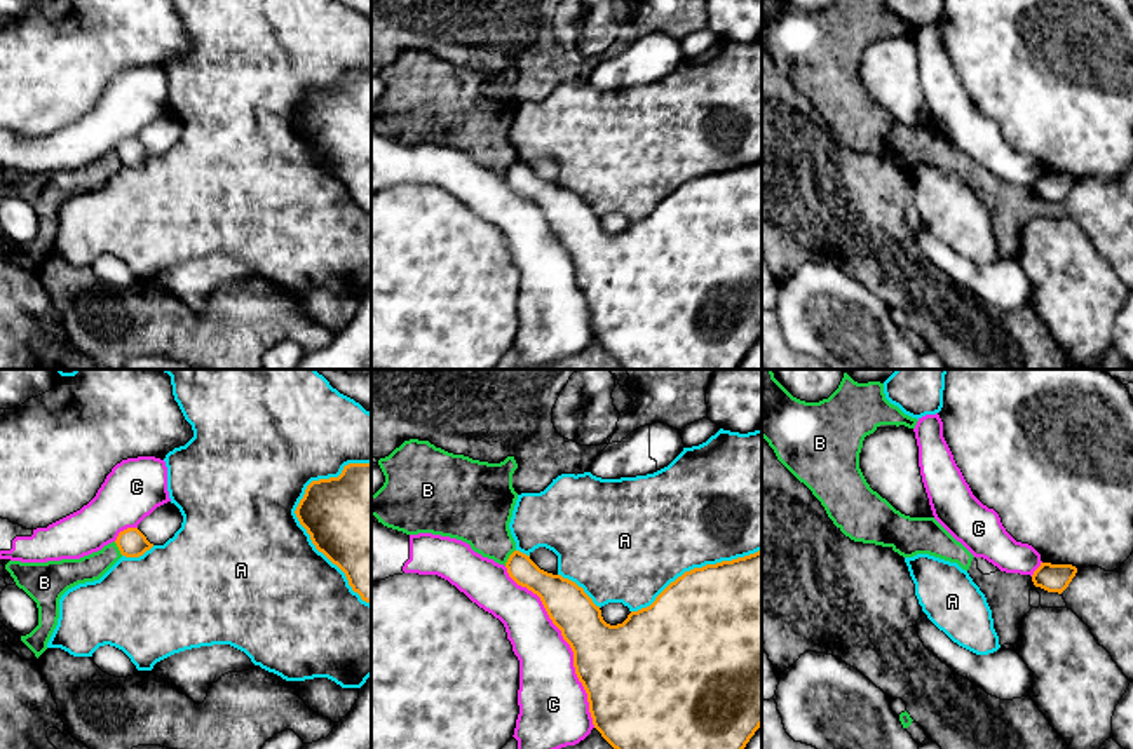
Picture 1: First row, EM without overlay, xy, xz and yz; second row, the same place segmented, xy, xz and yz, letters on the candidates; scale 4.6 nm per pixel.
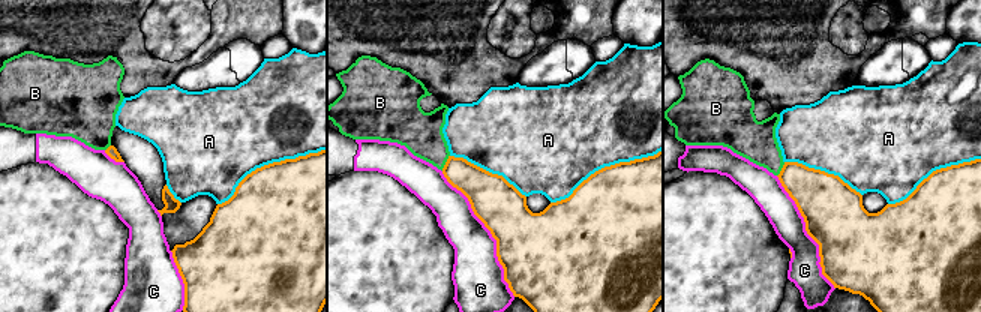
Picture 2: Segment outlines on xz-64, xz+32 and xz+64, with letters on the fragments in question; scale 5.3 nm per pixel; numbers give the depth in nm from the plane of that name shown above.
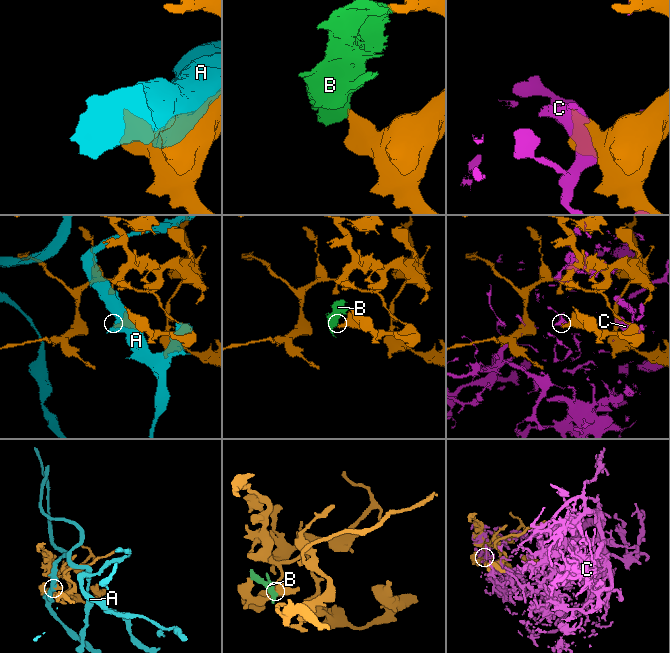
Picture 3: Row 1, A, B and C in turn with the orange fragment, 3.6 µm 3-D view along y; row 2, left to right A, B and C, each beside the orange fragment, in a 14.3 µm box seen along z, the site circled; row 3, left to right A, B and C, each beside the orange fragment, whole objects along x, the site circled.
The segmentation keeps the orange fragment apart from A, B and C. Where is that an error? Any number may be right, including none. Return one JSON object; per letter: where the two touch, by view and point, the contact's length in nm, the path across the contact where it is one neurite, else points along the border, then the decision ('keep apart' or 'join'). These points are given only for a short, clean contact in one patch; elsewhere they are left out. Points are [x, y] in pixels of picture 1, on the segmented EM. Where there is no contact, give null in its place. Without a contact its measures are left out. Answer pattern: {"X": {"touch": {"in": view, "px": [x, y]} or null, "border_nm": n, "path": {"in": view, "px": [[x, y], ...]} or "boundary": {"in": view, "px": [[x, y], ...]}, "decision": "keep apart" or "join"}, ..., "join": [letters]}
{"A": {"touch": {"in": "xy", "px": [302, 525]}, "border_nm": 650, "decision": "keep apart"}, "B": {"touch": {"in": "xz", "px": [509, 558]}, "border_nm": 90, "decision": "keep apart"}, "C": {"touch": {"in": "xz", "px": [567, 641]}, "border_nm": 850, "decision": "keep apart"}, "join": []}

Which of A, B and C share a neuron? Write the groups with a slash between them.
A / B / C

